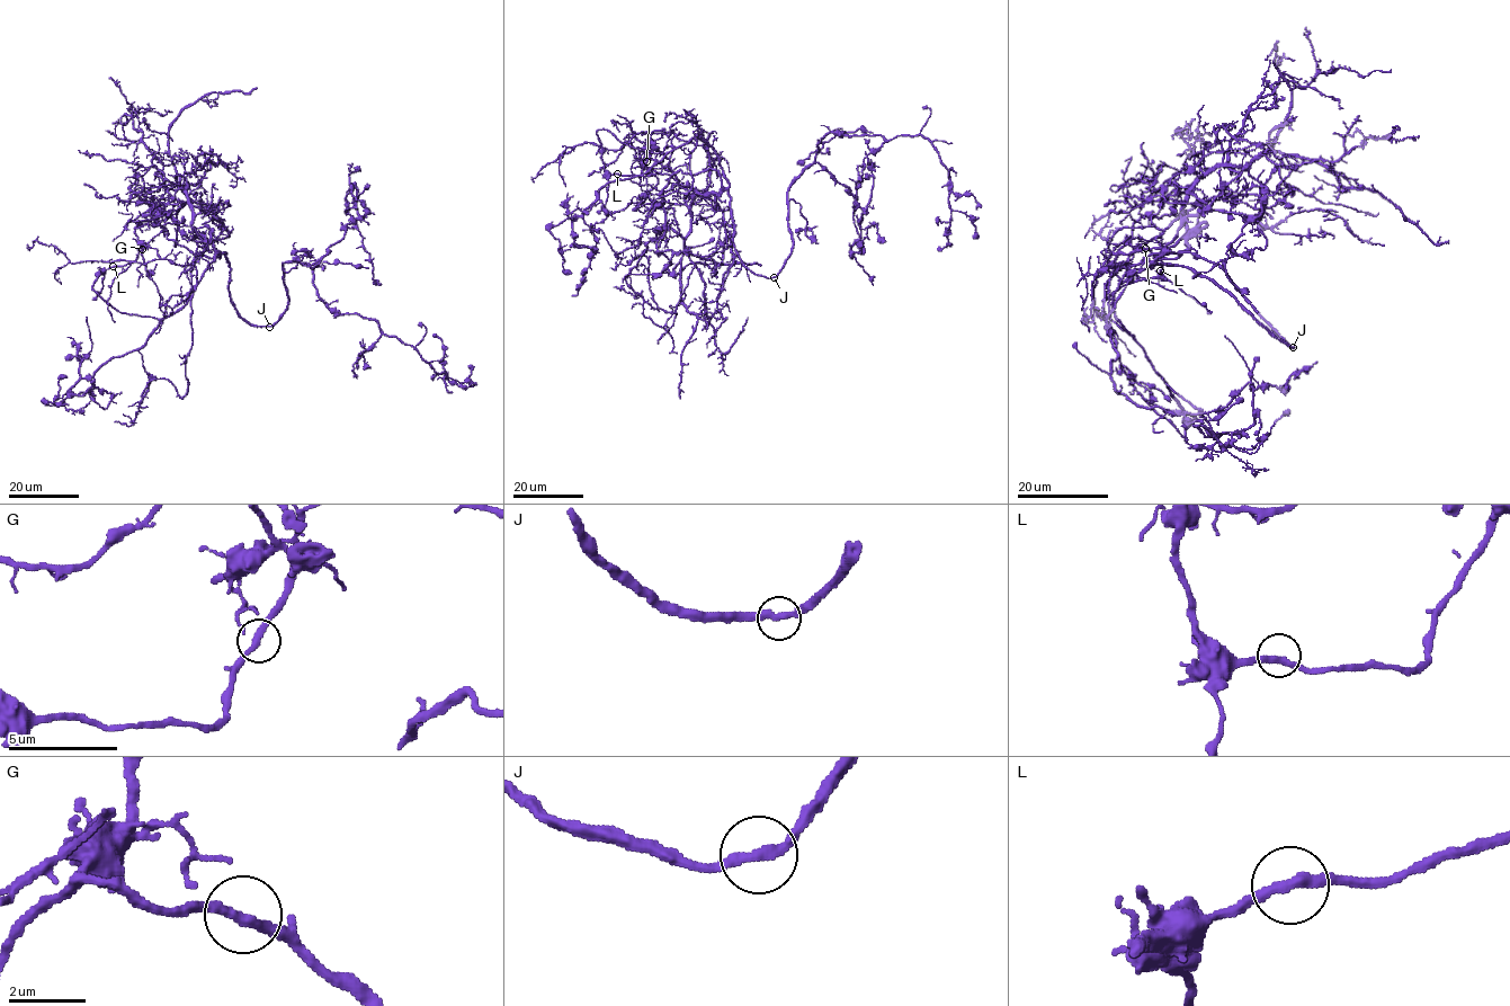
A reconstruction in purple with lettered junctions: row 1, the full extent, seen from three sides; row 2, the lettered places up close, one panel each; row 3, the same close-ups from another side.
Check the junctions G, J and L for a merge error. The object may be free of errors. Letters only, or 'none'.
none

